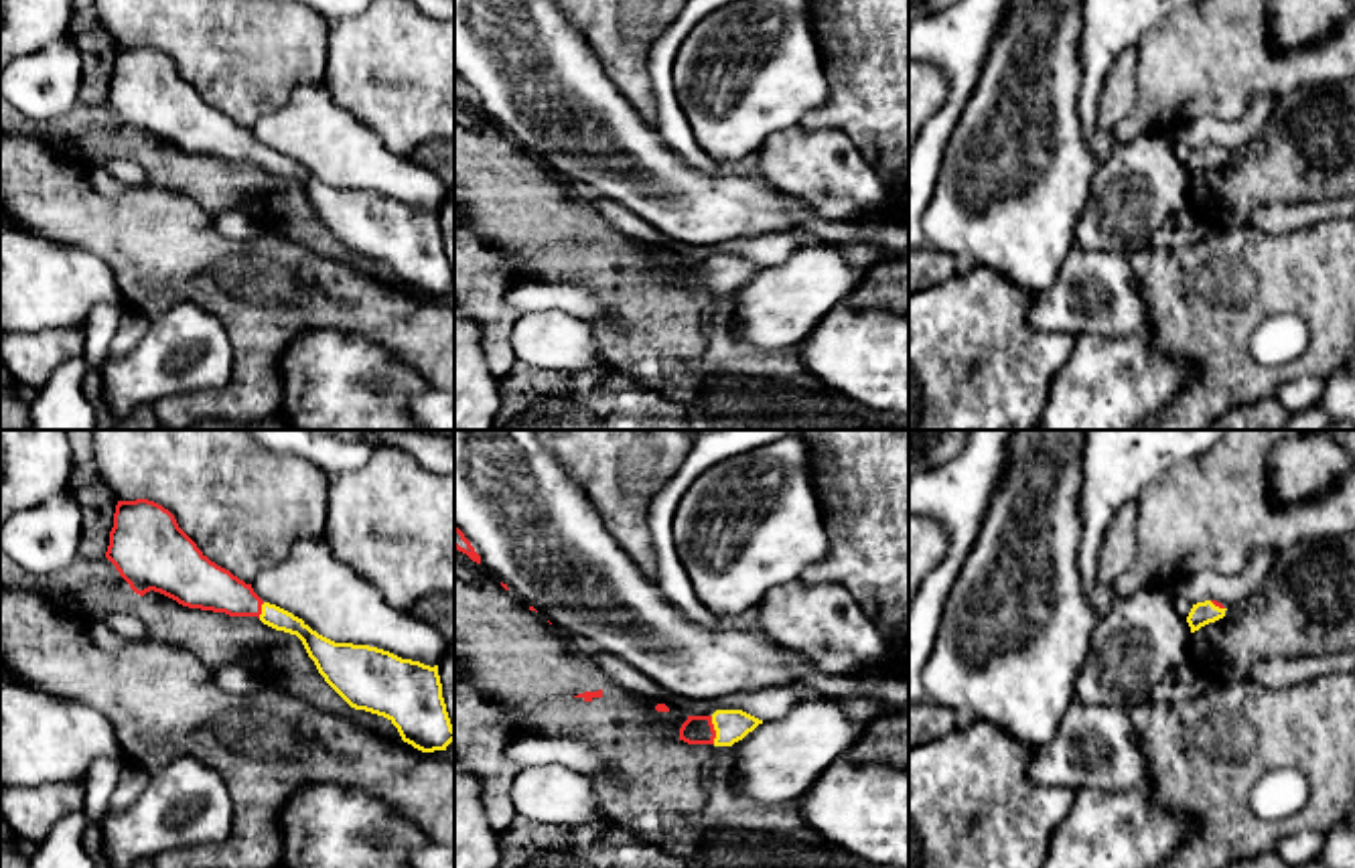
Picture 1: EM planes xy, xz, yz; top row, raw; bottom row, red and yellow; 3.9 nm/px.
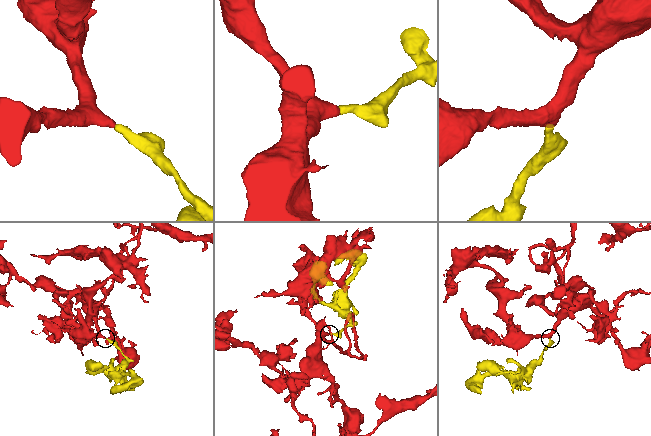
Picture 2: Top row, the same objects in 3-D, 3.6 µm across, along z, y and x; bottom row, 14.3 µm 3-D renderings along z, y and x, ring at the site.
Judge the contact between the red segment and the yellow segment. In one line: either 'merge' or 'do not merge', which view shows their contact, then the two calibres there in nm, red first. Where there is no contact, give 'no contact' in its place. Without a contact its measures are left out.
merge | xz | 110/130 nm

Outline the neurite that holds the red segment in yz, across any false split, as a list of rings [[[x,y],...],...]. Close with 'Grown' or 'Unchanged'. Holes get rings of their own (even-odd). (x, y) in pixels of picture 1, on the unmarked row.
[[[1205,146],[1193,150],[1187,168],[1191,172],[1191,178],[1199,176],[1201,172],[1215,168],[1225,162],[1225,152],[1217,146]]]. Grown

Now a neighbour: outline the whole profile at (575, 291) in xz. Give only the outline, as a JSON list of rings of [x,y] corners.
[[[570,268],[556,278],[527,280],[509,292],[509,304],[519,312],[562,310],[574,318],[594,322],[602,316],[598,298],[602,290],[586,268]]]

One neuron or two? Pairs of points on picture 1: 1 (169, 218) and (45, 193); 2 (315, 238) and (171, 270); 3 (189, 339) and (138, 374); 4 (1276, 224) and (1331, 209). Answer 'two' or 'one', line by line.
1: one
2: two
3: one
4: one

